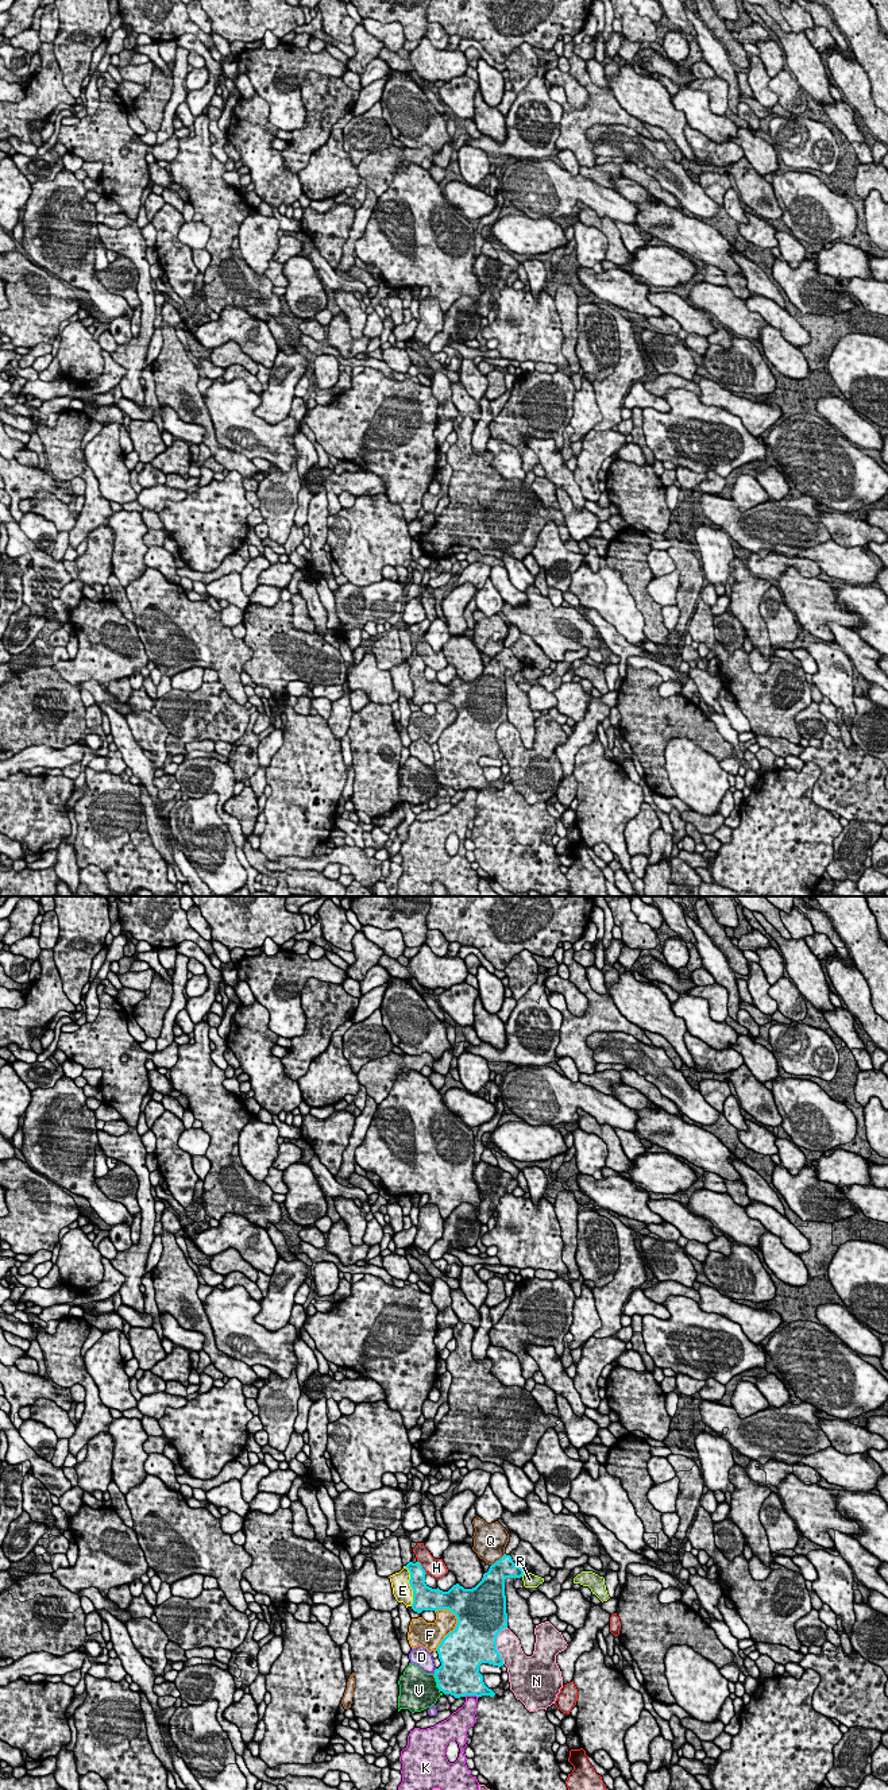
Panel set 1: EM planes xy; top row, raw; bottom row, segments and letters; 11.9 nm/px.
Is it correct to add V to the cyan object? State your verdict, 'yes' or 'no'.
no

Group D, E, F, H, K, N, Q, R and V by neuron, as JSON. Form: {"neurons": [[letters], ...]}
{"neurons": [["D"], ["E"], ["F", "V"], ["H"], ["K"], ["N"], ["Q"], ["R"]]}

